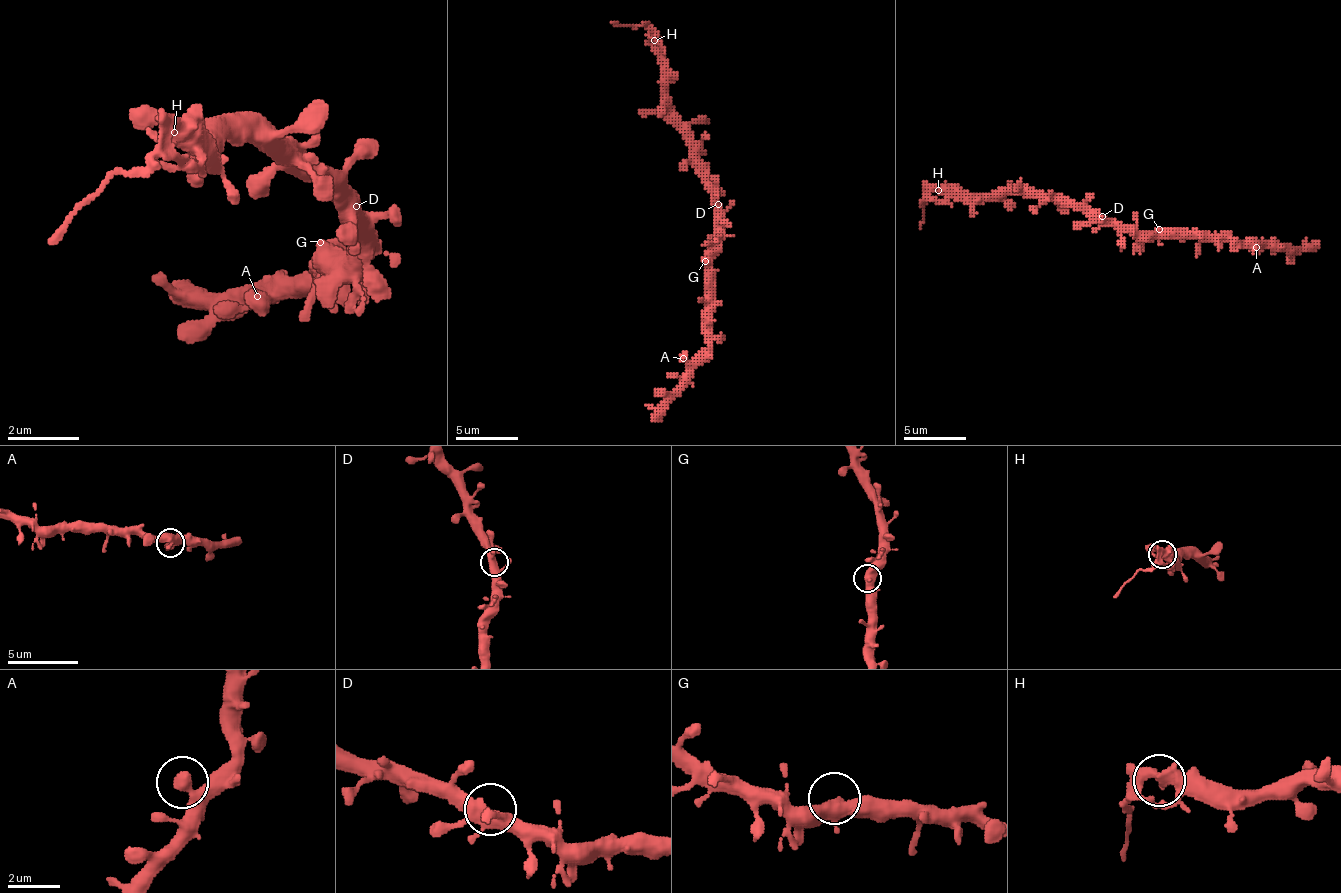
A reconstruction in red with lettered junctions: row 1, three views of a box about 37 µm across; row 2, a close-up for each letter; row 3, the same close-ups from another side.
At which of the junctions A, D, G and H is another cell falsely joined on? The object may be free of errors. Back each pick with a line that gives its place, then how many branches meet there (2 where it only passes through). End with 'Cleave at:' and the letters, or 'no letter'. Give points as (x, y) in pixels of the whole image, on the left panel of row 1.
H: (174, 132) | 3
Cleave at: H

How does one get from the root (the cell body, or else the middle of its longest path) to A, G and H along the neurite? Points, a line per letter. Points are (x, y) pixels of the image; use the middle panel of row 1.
A: (715, 198), (712, 336), (708, 345), (690, 361), (683, 358)
G: (715, 198), (715, 251), (705, 261)
H: (715, 198), (696, 157), (690, 129), (671, 110), (671, 98), (661, 85), (661, 47), (655, 41)

